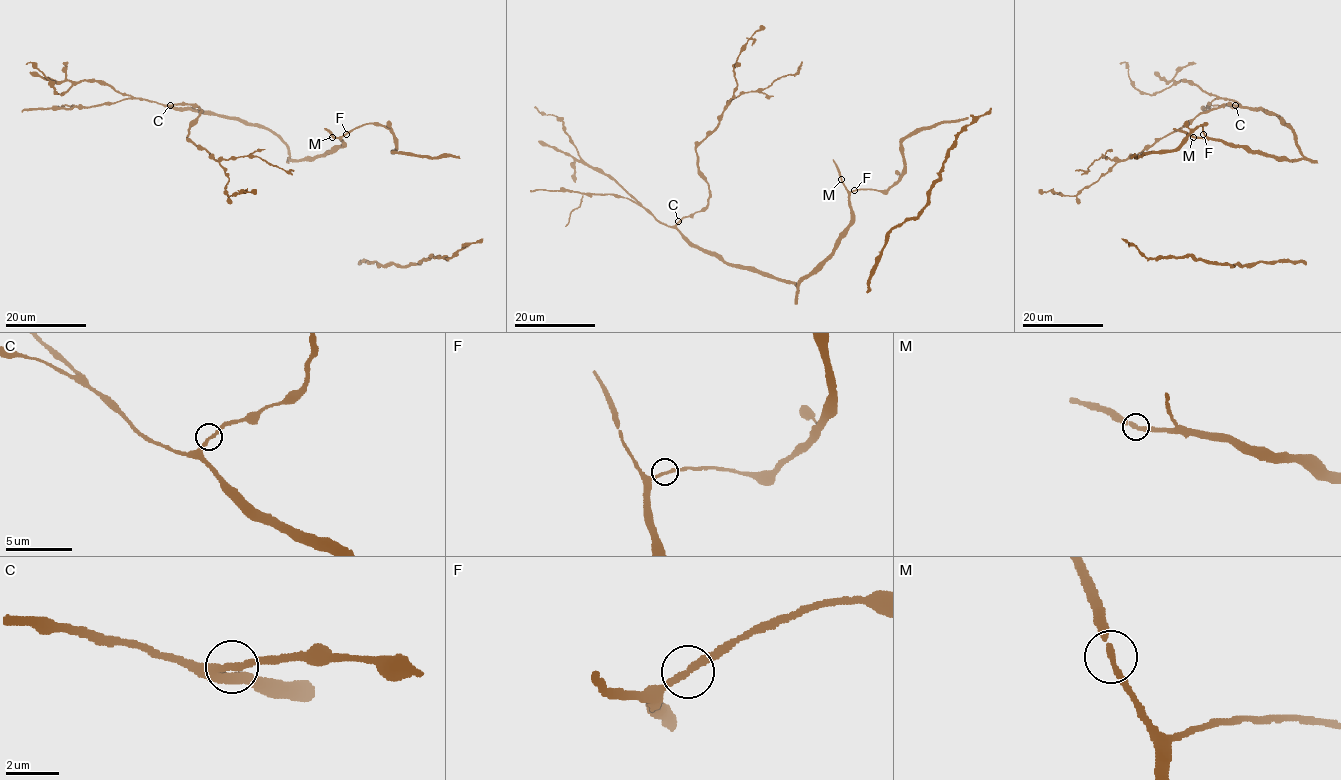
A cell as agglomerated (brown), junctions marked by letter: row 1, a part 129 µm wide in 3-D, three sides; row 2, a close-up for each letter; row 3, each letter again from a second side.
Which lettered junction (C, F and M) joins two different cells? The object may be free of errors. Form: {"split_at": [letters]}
{"split_at": []}

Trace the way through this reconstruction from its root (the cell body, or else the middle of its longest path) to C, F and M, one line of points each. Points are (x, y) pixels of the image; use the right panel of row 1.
C: (1235, 145), (1276, 158), (1298, 160), (1303, 157), (1295, 134), (1275, 115), (1235, 105)
F: (1235, 145), (1208, 139), (1204, 134)
M: (1235, 145), (1193, 137)

